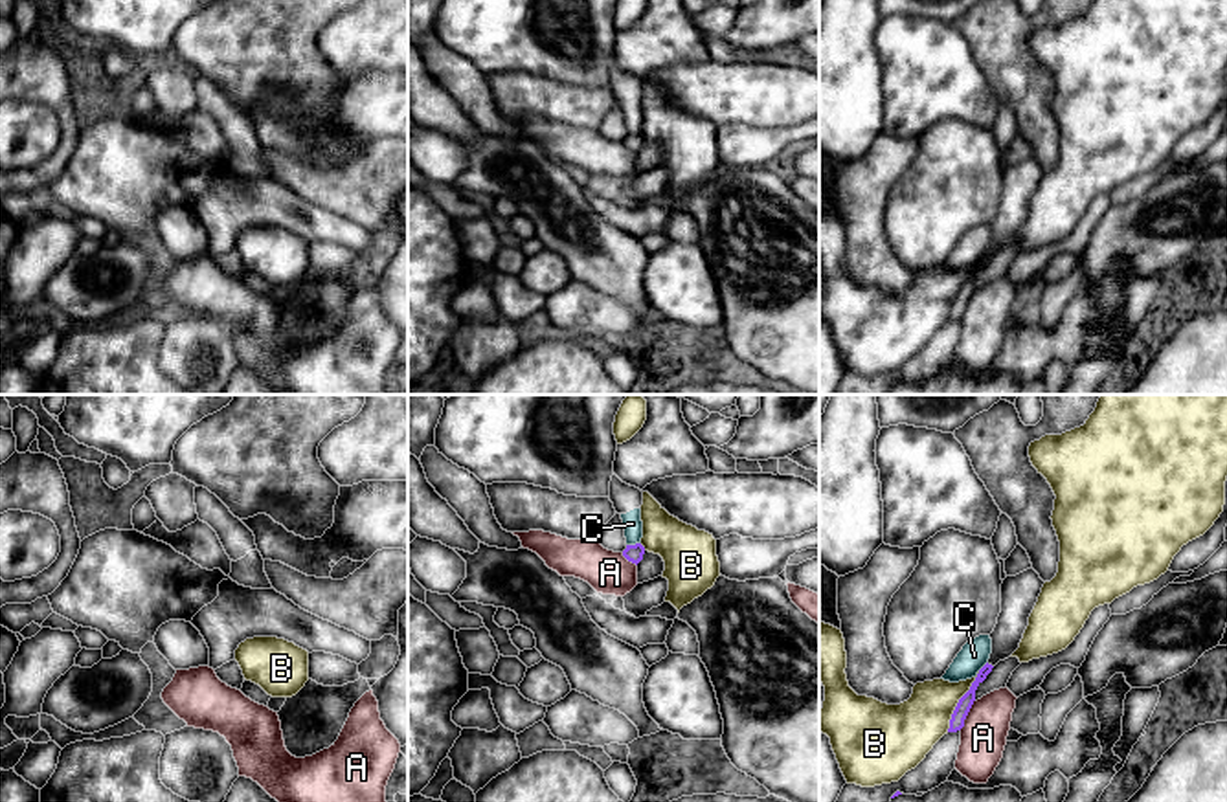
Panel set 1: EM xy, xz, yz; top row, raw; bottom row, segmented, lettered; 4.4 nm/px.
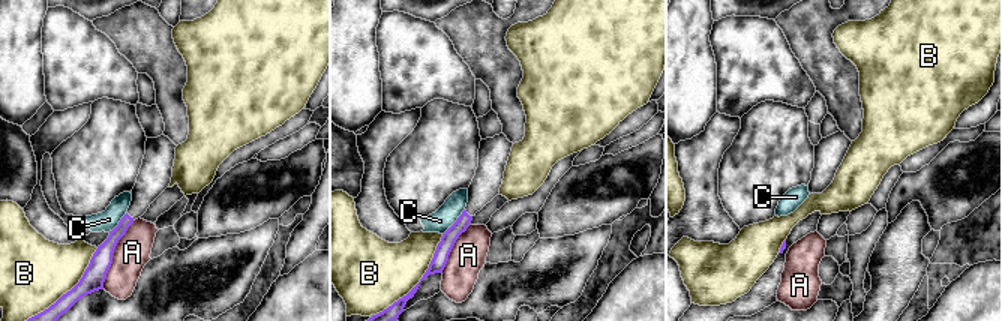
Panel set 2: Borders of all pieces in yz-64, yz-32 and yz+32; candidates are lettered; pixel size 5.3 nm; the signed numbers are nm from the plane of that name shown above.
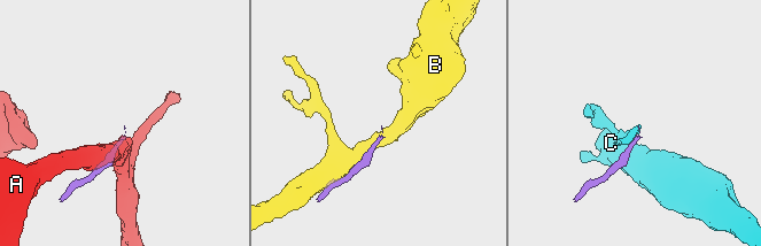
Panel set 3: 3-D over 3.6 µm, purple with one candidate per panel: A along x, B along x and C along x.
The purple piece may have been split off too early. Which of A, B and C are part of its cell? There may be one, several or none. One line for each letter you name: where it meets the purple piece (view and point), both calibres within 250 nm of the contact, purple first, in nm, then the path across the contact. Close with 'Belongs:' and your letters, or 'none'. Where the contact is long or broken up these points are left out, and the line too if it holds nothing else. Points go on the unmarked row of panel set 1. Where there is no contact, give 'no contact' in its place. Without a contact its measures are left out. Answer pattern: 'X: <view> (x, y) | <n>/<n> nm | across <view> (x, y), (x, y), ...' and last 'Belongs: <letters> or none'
Belongs: none

